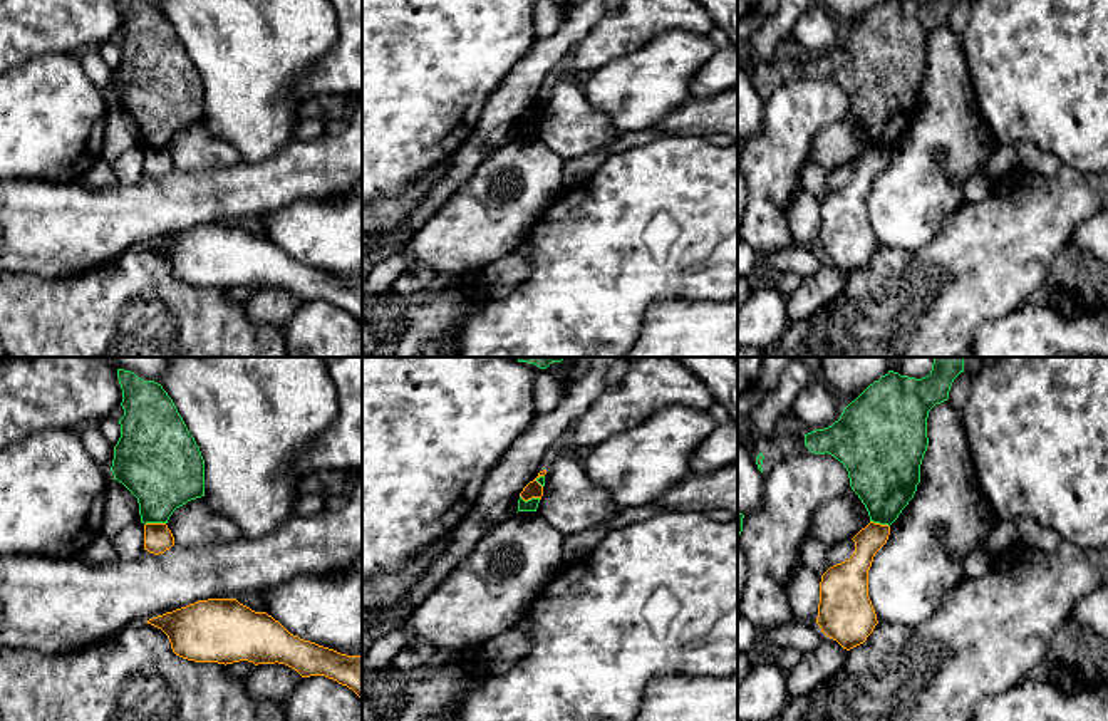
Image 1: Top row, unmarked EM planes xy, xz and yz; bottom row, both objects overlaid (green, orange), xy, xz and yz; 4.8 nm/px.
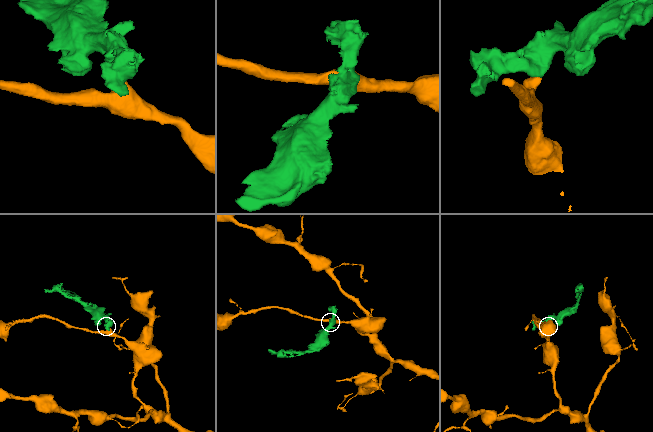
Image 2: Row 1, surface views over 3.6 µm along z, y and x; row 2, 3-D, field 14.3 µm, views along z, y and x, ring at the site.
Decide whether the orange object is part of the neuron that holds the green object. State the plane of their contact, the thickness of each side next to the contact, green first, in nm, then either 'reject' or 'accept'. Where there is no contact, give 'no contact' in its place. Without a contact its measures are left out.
meets green in xy; 360 nm thick on the green side, 140 nm on the other; reject

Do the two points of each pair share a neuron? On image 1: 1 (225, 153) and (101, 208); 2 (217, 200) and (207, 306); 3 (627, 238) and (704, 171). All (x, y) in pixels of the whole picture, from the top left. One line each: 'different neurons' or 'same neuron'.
1: different neurons
2: different neurons
3: same neuron

